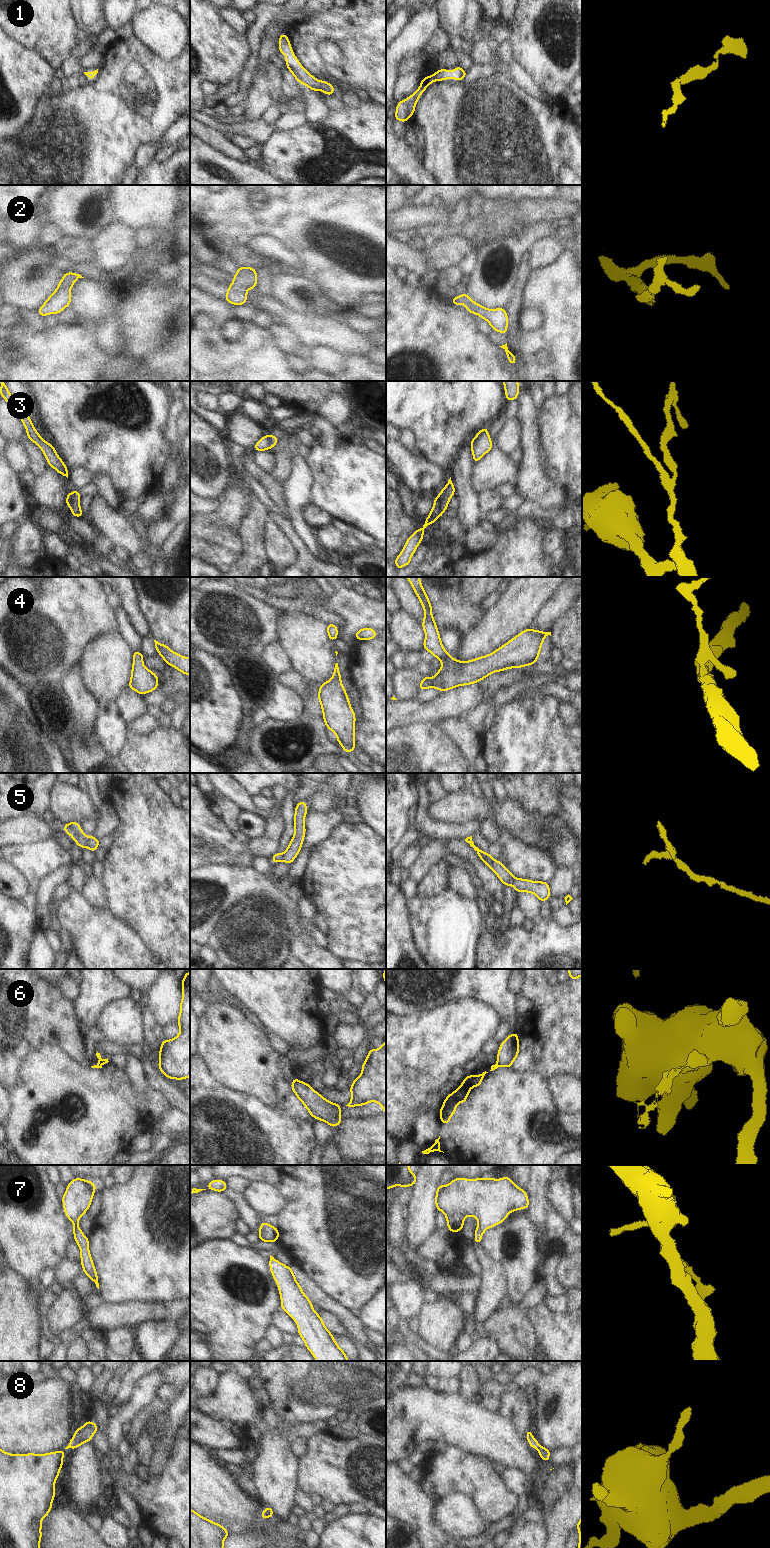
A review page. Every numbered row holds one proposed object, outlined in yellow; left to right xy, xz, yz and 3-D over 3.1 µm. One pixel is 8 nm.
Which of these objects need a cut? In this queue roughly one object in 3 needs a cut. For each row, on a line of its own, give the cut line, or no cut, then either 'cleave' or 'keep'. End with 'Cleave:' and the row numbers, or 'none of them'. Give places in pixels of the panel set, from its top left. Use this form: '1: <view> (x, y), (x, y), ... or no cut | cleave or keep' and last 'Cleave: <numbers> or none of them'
1: no cut | keep
2: no cut | keep
3: yz (451, 488), (443, 498), (443, 510) | cleave
4: no cut | keep
5: xy (87, 838), (85, 846) | cleave
6: xy (97, 1063), (101, 1065) | cleave
7: no cut | keep
8: no cut | keep
Cleave: 3, 5, 6

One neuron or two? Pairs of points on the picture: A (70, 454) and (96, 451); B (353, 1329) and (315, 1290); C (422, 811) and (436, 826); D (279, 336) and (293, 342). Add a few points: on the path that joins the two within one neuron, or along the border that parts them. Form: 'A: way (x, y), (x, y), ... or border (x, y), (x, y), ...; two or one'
A: way (76, 451), (90, 451); one
B: way (347, 1318), (335, 1306), (326, 1301); one
C: way (423, 815), (432, 824); one
D: way (282, 336), (290, 342); one

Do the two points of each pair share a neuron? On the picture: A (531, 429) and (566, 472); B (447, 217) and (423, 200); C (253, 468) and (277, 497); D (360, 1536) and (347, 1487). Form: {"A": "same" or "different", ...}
{"A": "different", "B": "different", "C": "same", "D": "different"}

